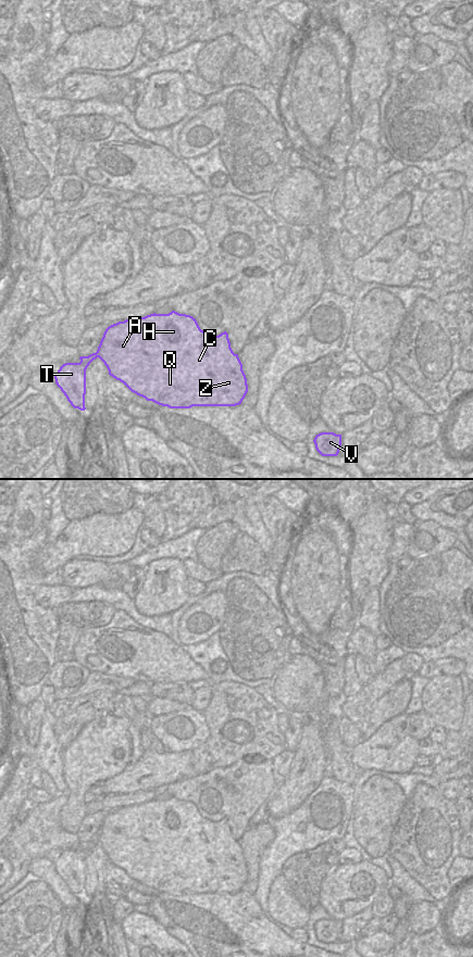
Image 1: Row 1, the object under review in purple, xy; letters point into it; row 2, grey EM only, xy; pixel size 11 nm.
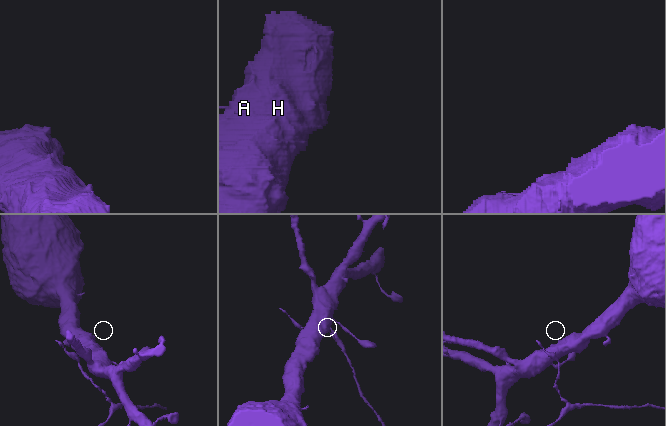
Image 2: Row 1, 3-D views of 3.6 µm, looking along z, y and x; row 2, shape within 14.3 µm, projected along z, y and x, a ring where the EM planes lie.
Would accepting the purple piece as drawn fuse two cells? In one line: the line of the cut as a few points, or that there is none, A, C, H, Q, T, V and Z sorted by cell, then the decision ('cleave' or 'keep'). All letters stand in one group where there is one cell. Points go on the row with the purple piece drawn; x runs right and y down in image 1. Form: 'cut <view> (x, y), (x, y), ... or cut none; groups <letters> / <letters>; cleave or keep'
cut xy (97, 351), (98, 356); groups A C H Q V Z / T; cleave

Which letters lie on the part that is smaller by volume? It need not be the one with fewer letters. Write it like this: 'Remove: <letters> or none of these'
Remove: T

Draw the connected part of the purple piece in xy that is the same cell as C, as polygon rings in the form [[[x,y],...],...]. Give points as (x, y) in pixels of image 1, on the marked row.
[[[172,311],[169,314],[150,314],[126,319],[109,326],[98,347],[98,357],[104,363],[109,375],[123,382],[132,392],[170,408],[192,406],[236,406],[248,392],[242,364],[231,348],[226,331],[212,336],[200,329],[196,318]]]

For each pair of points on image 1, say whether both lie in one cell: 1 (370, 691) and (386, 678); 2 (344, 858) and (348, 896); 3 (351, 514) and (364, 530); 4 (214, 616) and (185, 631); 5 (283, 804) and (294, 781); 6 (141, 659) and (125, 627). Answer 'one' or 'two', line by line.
1: one
2: two
3: two
4: one
5: one
6: one

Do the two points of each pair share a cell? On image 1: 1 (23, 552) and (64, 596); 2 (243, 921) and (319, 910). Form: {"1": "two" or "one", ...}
{"1": "two", "2": "two"}

